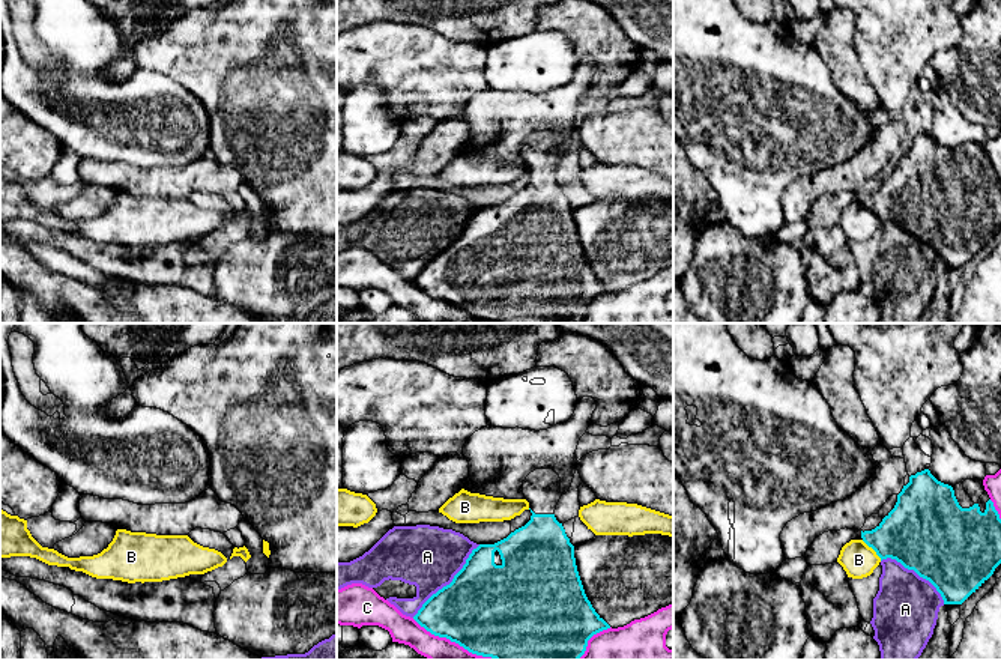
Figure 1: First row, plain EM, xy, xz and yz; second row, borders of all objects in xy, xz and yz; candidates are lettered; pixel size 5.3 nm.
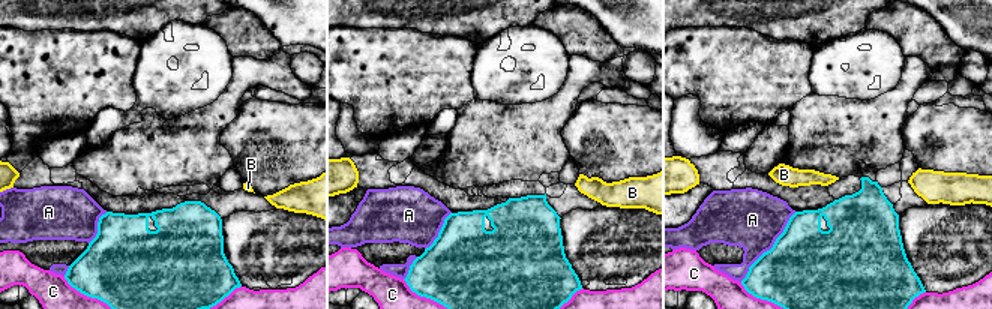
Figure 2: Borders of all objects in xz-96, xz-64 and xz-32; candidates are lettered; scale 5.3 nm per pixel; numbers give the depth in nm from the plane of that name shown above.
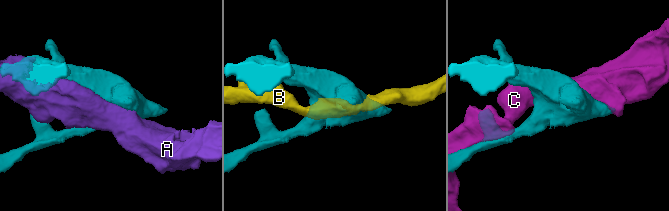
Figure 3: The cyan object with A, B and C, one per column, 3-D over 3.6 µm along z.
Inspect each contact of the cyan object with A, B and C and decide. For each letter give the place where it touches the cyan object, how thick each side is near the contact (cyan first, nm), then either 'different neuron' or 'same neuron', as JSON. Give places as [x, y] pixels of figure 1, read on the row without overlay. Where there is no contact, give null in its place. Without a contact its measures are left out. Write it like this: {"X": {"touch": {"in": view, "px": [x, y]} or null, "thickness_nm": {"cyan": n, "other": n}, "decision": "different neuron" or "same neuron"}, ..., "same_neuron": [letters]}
{"A": {"touch": {"in": "xz", "px": [451, 245]}, "thickness_nm": {"cyan": 480, "other": 340}, "decision": "different neuron"}, "B": {"touch": {"in": "yz", "px": [872, 211]}, "thickness_nm": {"cyan": 360, "other": 180}, "decision": "different neuron"}, "C": {"touch": {"in": "xz", "px": [454, 304]}, "thickness_nm": {"cyan": 480, "other": 190}, "decision": "different neuron"}, "same_neuron": []}

